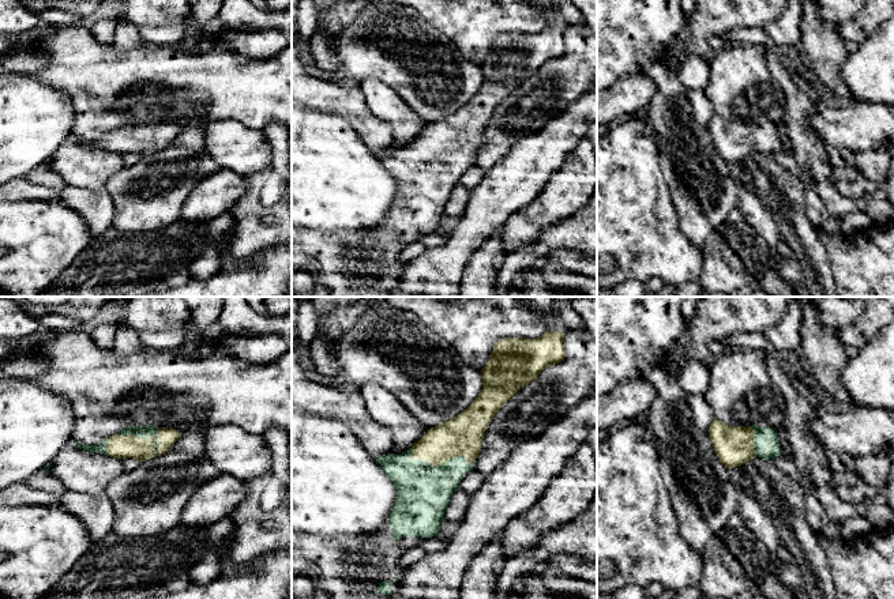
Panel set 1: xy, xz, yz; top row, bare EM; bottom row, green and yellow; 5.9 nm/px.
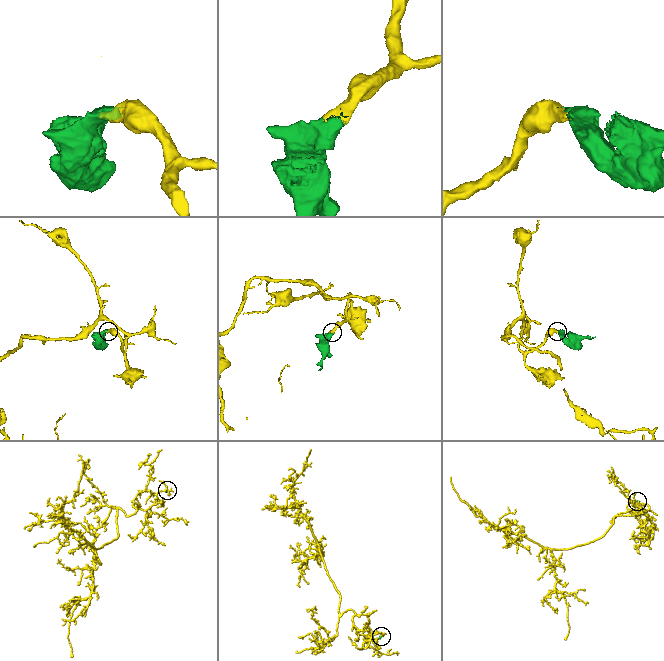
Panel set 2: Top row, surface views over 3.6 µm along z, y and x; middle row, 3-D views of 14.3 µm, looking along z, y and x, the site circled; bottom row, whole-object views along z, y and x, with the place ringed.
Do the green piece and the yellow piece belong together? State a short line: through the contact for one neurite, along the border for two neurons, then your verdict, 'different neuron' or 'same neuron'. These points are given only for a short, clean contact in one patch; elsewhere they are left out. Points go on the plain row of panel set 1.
same neuron

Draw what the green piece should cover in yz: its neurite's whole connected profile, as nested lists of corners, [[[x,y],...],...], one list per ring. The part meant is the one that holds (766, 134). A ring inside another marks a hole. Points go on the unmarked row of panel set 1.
[[[714,113],[709,131],[717,151],[728,163],[741,161],[754,152],[774,154],[782,147],[777,124],[770,121],[728,121]]]

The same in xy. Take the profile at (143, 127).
[[[157,120],[127,121],[119,129],[104,133],[95,140],[75,136],[75,142],[119,154],[134,152],[144,157],[168,147],[180,129],[181,127],[176,124],[158,123]]]

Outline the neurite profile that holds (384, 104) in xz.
[[[369,79],[364,82],[363,91],[371,113],[392,128],[394,143],[390,150],[406,147],[429,125],[387,84]]]

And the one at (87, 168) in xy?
[[[71,135],[53,154],[49,167],[65,185],[98,191],[125,166],[121,154],[76,143]]]

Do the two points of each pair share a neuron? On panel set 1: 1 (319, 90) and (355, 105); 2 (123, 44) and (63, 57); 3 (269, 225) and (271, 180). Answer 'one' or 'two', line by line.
1: one
2: two
3: one

